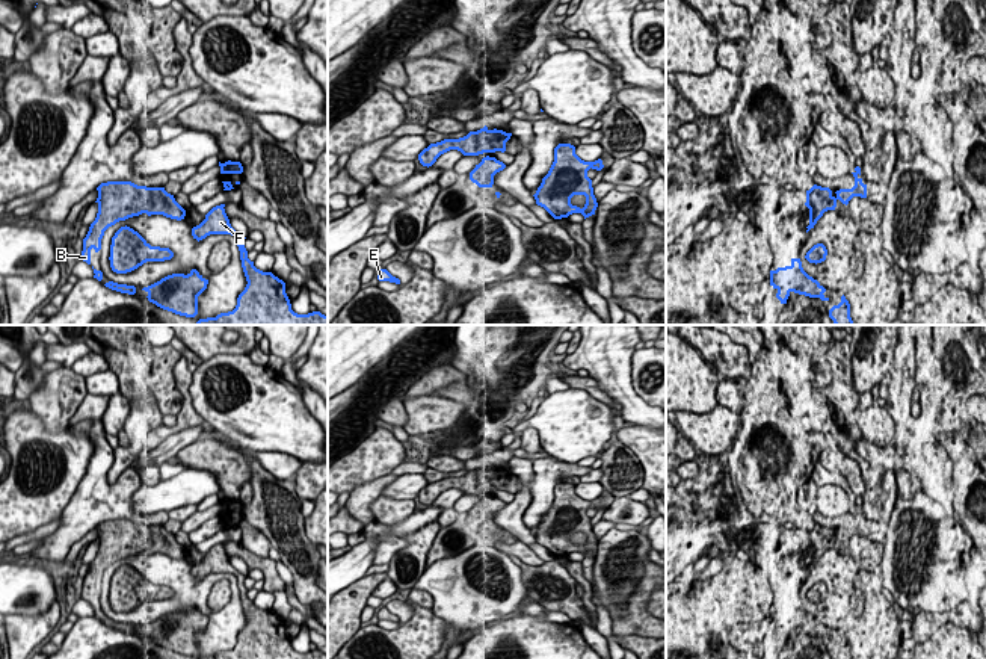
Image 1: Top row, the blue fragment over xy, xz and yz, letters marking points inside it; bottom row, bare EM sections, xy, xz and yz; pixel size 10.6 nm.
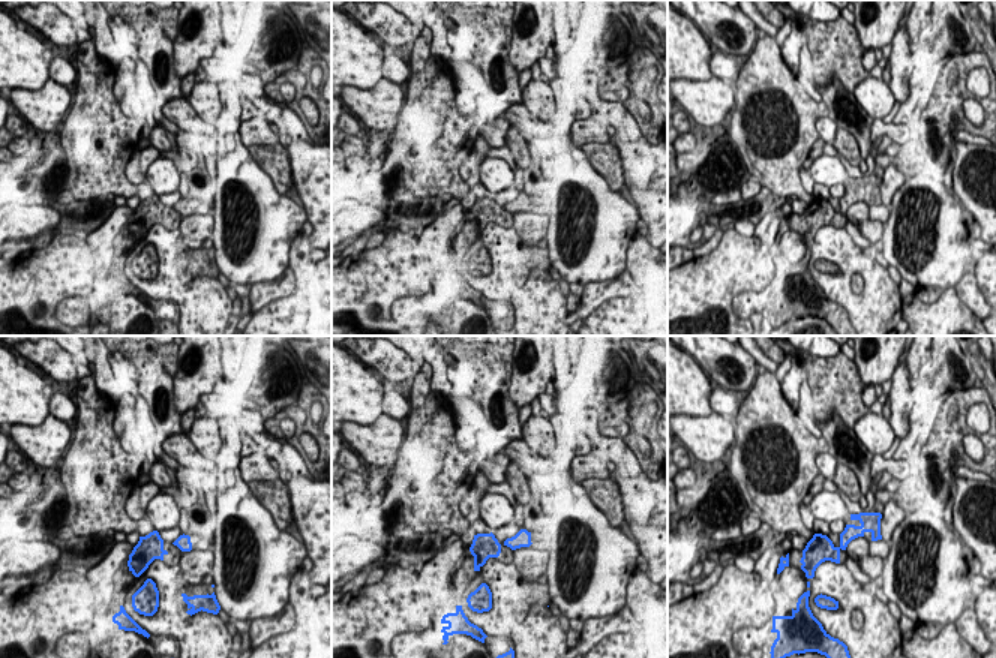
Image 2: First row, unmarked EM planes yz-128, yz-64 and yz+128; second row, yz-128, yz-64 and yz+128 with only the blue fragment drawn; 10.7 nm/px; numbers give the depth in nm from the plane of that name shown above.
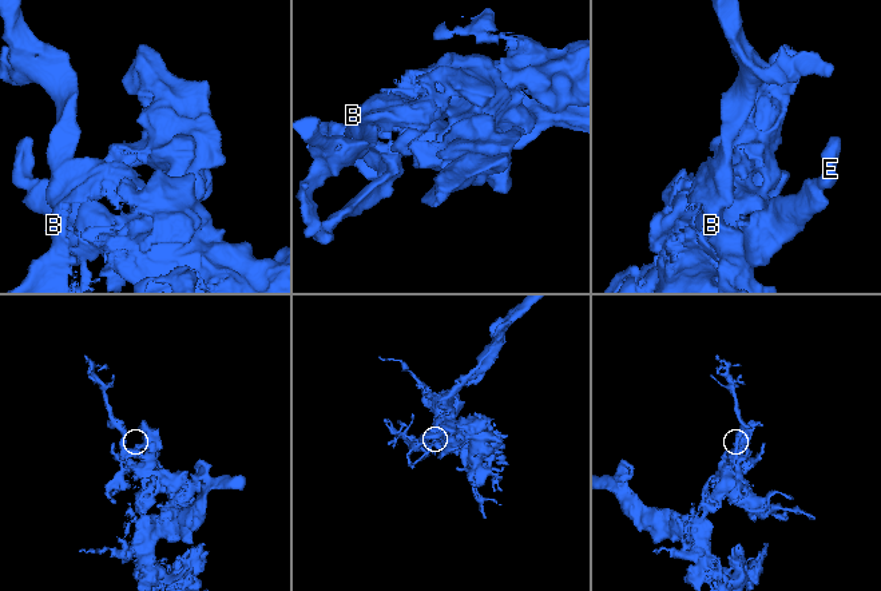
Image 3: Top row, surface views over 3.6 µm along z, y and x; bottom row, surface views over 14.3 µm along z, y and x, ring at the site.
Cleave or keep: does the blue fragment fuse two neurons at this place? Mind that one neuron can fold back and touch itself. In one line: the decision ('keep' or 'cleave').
keep

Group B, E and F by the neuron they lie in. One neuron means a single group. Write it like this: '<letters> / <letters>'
B E F

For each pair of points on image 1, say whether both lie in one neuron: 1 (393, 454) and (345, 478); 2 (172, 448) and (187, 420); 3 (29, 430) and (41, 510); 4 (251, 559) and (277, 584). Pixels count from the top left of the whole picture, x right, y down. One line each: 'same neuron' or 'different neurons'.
1: same neuron
2: different neurons
3: same neuron
4: same neuron

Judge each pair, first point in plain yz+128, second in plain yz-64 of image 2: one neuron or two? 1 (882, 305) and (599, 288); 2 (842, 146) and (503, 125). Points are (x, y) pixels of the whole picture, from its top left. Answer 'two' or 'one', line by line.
1: two
2: two

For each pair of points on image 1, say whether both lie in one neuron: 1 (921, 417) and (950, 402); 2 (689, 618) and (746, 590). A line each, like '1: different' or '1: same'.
1: different
2: same

